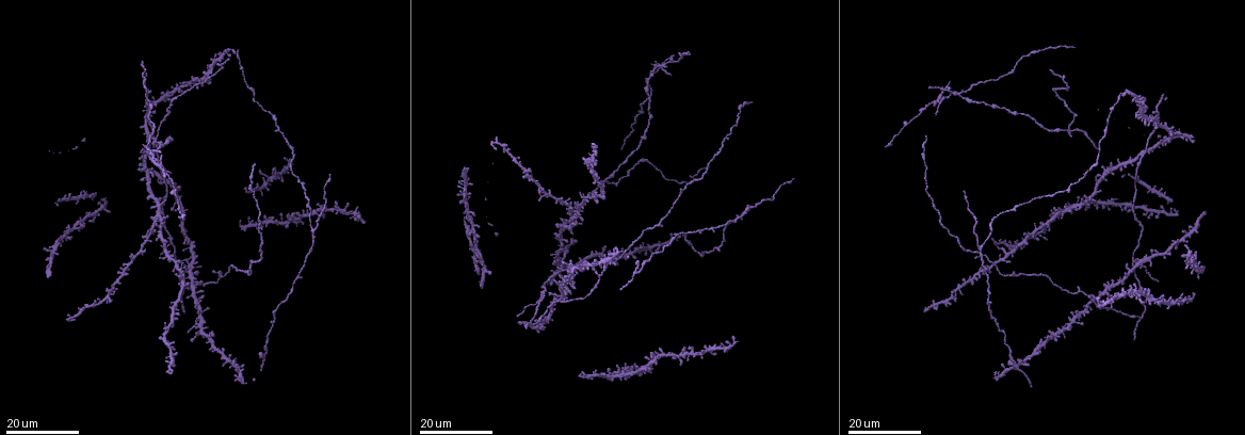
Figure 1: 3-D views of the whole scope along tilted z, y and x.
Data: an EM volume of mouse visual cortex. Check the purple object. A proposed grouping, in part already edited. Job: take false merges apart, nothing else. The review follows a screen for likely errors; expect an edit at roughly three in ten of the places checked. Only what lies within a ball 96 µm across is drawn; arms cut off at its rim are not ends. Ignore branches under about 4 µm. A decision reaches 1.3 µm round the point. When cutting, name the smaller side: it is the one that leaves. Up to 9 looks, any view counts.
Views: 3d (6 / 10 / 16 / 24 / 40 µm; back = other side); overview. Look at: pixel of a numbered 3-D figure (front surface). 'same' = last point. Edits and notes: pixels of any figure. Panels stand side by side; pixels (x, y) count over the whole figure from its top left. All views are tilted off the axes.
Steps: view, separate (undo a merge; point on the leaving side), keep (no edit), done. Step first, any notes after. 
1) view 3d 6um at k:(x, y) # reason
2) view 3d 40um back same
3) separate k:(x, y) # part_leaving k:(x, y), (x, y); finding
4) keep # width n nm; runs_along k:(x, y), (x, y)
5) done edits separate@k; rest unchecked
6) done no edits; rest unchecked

view 3d 24um at 1:(979, 247) # three arms meet

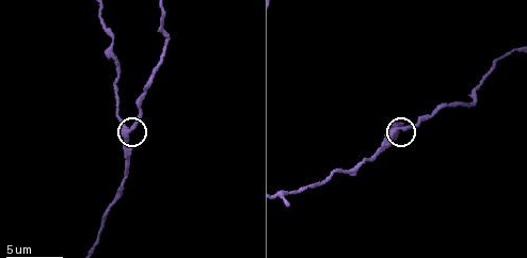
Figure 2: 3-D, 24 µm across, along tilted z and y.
view 3d 6um at 2:(125, 133)

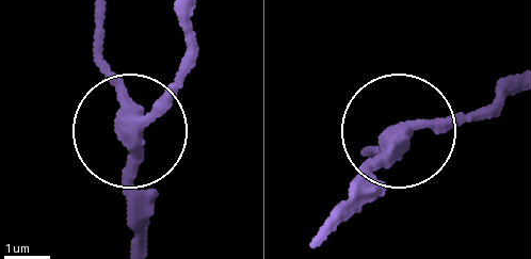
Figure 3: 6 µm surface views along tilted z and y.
keep # runs_along 3:(97, 18), (133, 118), (193, 55); one neuron here

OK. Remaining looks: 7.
view 3d 24um at 1:(1110, 168)

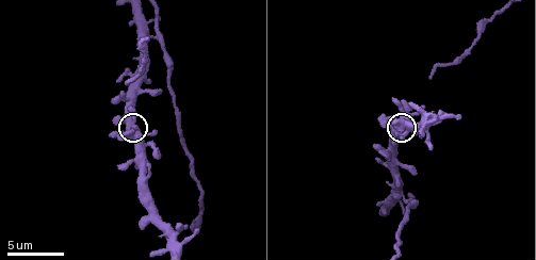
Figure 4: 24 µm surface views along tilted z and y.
view 3d 10um same # closer look

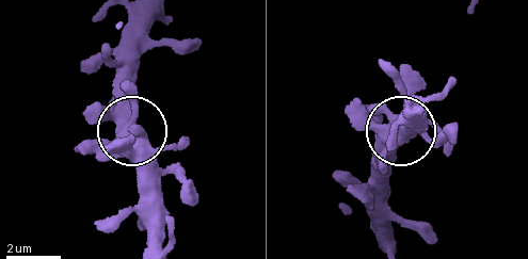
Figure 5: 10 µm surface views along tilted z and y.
keep # one neuron here

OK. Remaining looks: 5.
view 3d 24um at 1:(169, 239) # two arms in line, one across

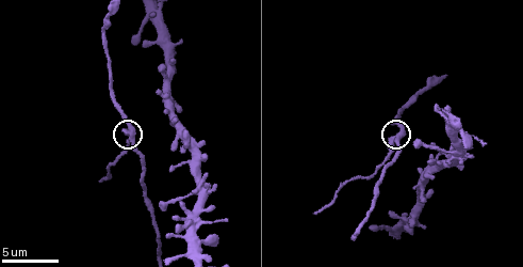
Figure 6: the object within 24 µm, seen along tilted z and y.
view 3d 6um at 6:(127, 134) # zoom in

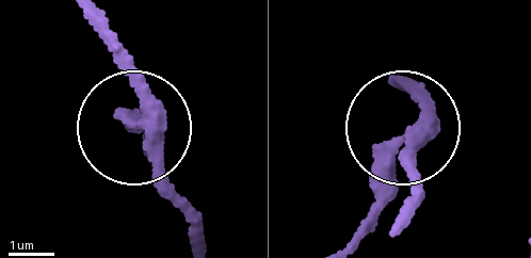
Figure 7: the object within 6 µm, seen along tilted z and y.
separate 7:(385, 194) # arms 3; two neurons meet here

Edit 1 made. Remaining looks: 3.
view overview # redraw

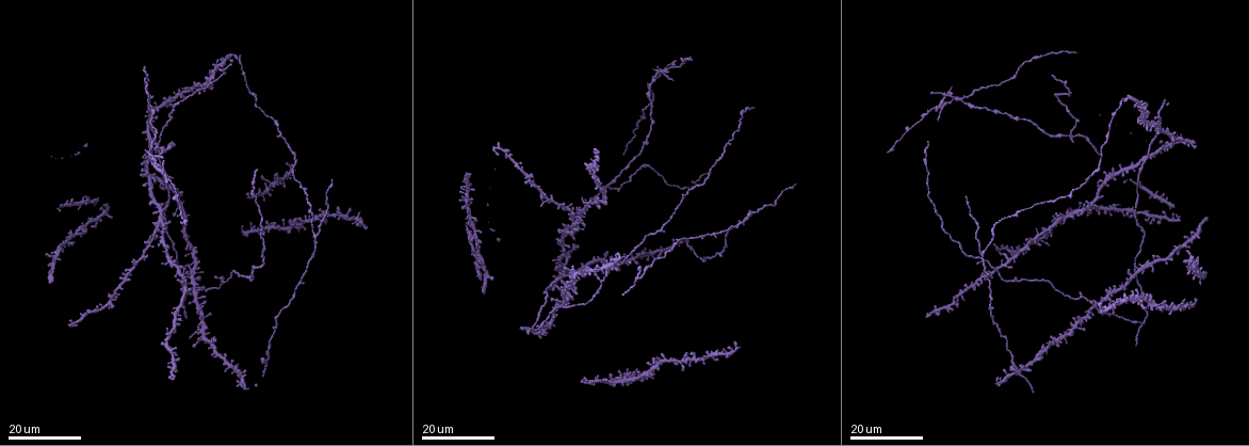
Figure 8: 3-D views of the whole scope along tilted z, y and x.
view 3d 16um at 8:(575, 305)

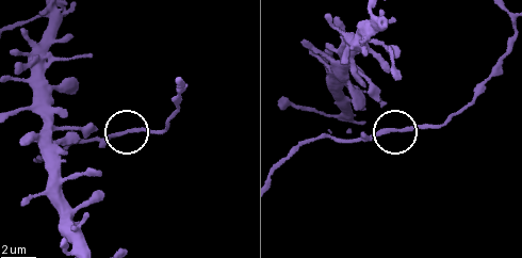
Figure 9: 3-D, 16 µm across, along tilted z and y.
view 3d 10um at 9:(385, 131)

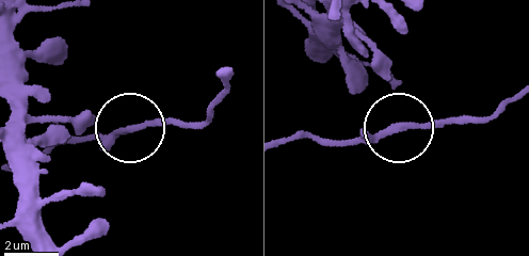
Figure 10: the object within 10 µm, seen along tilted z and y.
keep # arms 3; continuous, no second neuron

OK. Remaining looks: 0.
done edits separate@7; rest unchecked

